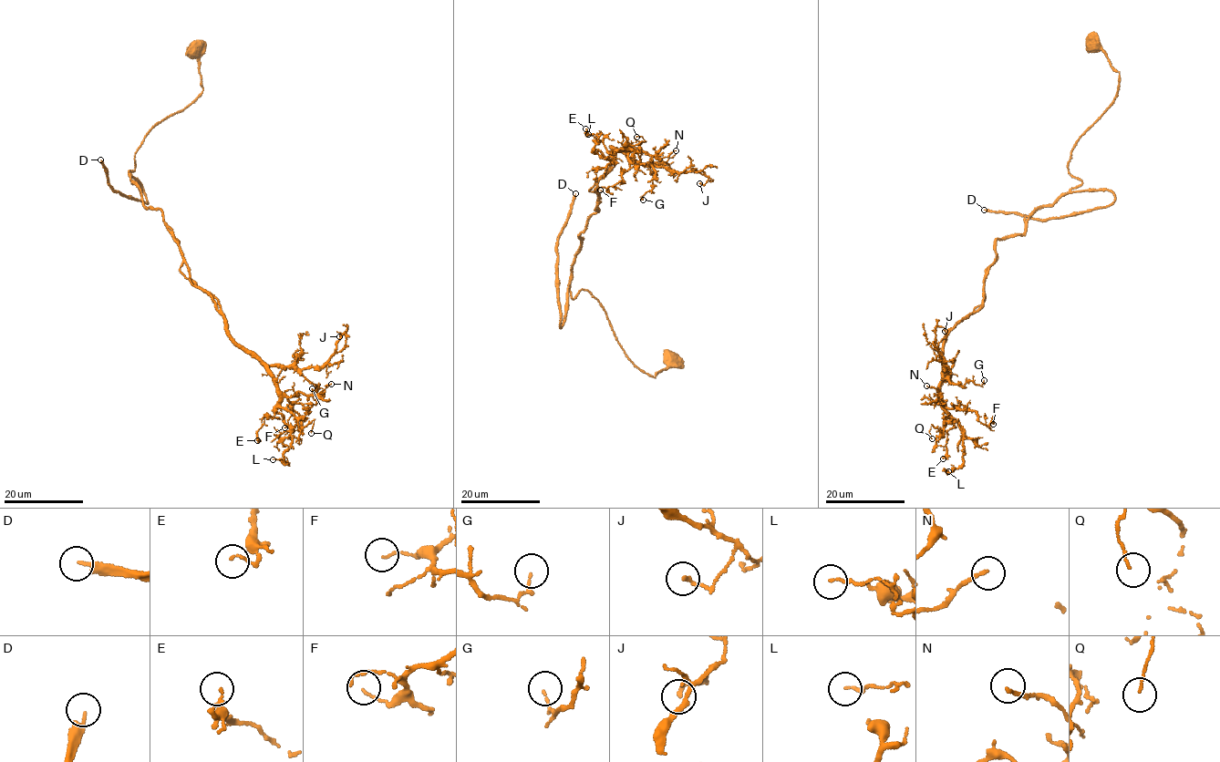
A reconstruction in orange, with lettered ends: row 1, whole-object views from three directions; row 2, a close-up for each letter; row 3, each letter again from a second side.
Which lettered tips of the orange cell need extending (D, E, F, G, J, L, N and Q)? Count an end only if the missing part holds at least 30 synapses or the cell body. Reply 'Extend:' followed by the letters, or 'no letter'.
Extend: D

